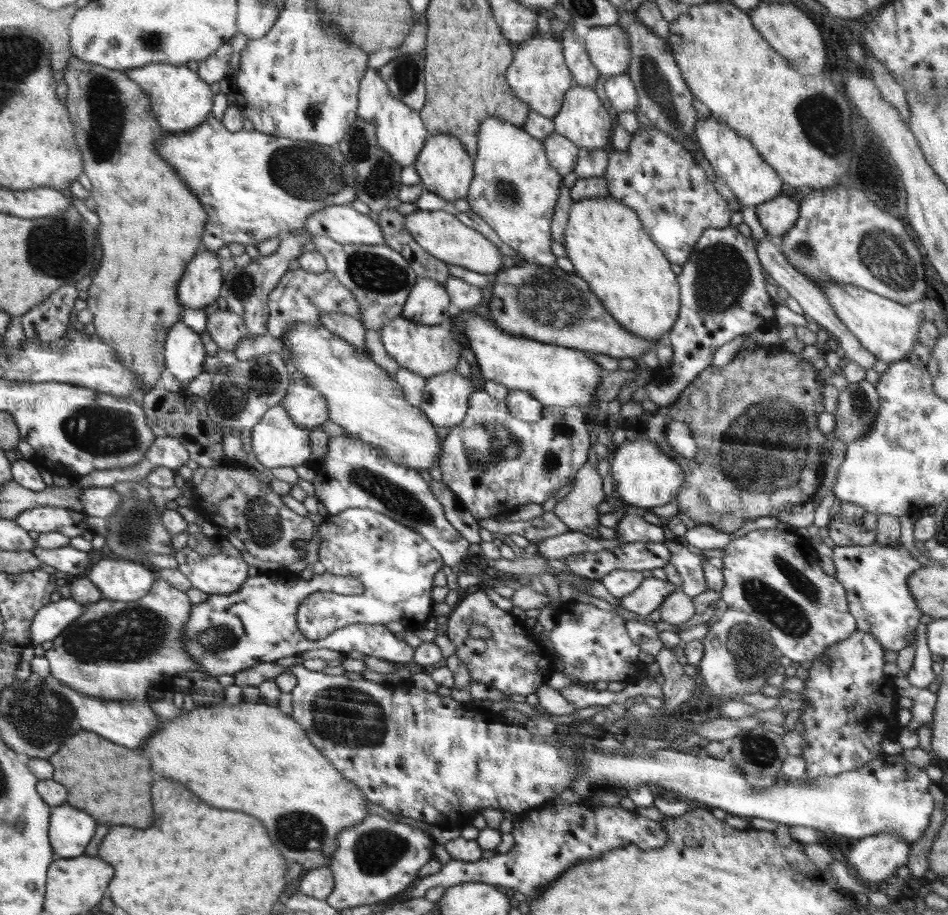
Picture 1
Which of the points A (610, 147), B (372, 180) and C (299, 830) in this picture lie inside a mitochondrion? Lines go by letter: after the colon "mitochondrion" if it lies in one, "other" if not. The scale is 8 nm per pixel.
A: other
B: mitochondrion
C: mitochondrion

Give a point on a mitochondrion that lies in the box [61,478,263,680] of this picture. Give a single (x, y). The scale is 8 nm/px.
(136, 529)

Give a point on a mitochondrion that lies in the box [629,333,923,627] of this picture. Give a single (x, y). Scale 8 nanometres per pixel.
(771, 447)

